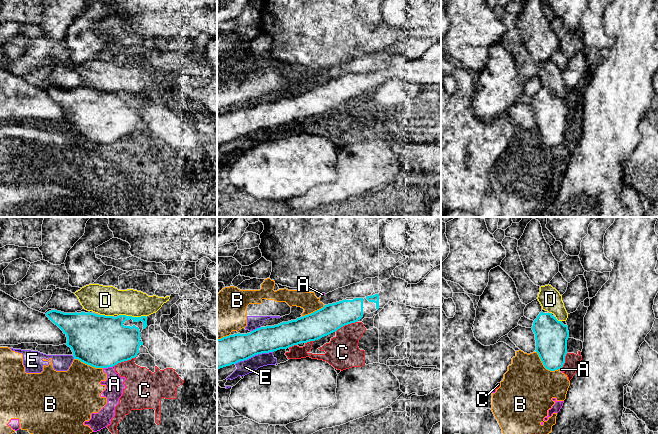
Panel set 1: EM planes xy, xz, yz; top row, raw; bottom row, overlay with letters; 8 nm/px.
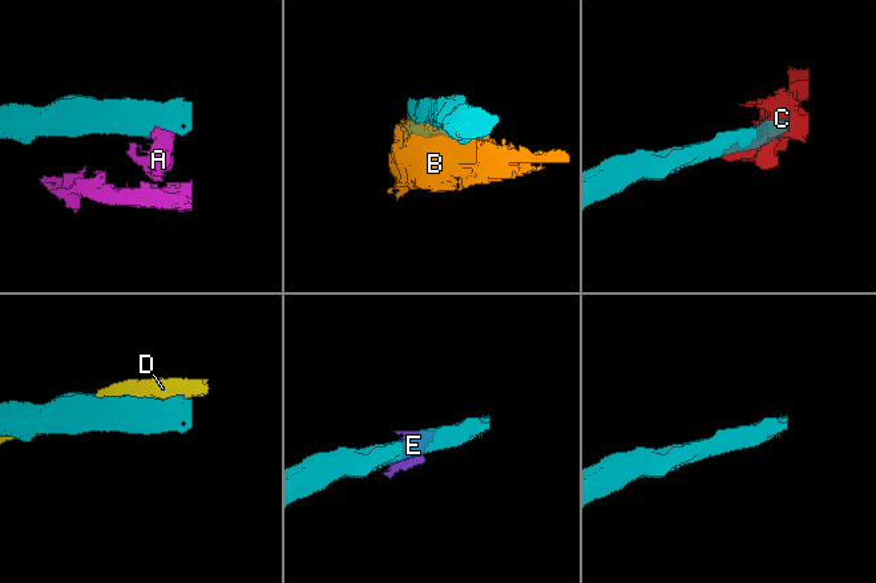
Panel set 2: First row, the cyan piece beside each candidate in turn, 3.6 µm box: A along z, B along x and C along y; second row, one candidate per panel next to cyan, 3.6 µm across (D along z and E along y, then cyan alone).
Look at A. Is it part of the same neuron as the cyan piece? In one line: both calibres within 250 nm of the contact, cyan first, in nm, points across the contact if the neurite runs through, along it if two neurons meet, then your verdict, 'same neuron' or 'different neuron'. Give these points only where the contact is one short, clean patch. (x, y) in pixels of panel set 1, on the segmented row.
420 nm thick on the cyan side, 140 nm on the other; border along xy (113, 365), (103, 368); different neuron

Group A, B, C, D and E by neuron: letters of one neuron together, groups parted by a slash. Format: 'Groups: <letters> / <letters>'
Groups: A B C E / D

